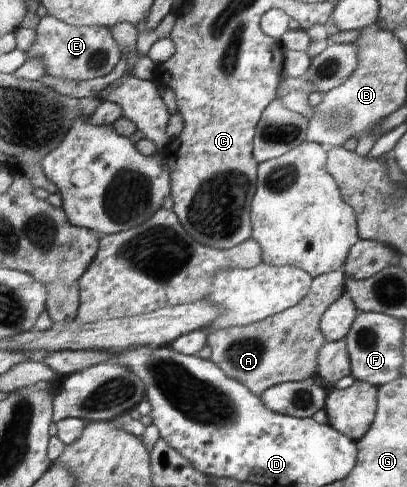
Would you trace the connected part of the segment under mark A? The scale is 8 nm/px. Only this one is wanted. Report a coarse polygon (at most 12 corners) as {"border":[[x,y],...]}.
{"border":[[343,269],[295,307],[208,332],[210,361],[257,397],[315,378]]}

